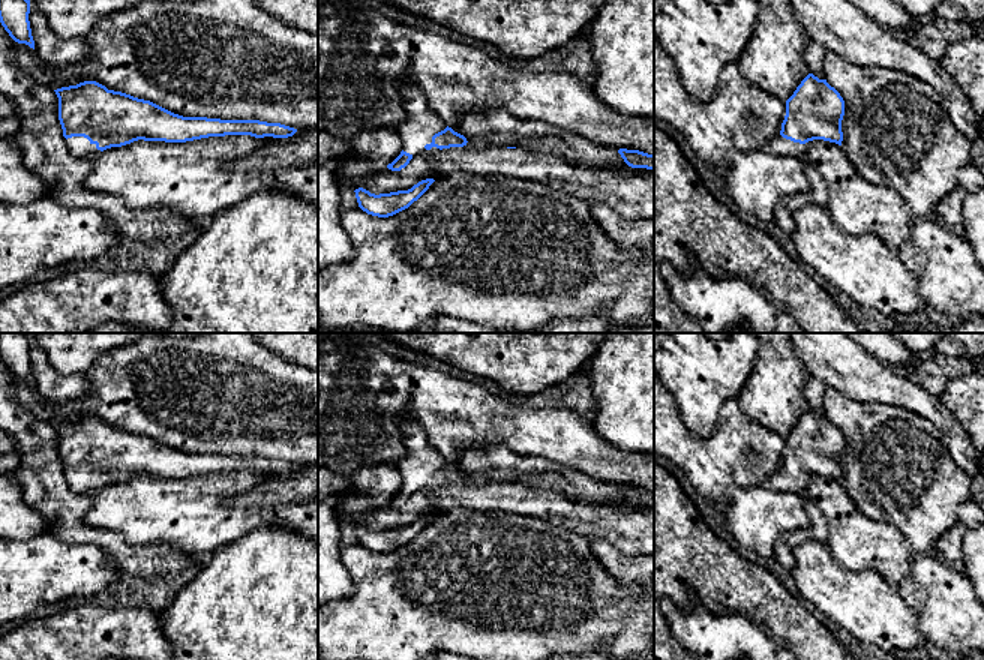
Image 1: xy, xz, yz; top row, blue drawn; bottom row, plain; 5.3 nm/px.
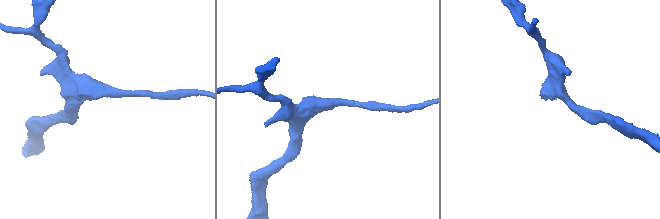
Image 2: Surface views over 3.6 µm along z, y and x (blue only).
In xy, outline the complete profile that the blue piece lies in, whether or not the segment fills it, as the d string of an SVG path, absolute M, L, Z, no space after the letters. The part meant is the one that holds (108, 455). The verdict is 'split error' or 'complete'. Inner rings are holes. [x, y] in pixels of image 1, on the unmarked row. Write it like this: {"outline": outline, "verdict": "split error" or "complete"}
{"outline": "M96 417L54 426L58 456L74 494L94 495L104 486L138 476L186 478L208 472L288 474L297 465L260 456L183 453L150 436L108 426Z", "verdict": "split error"}

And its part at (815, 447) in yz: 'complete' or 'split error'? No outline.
split error

